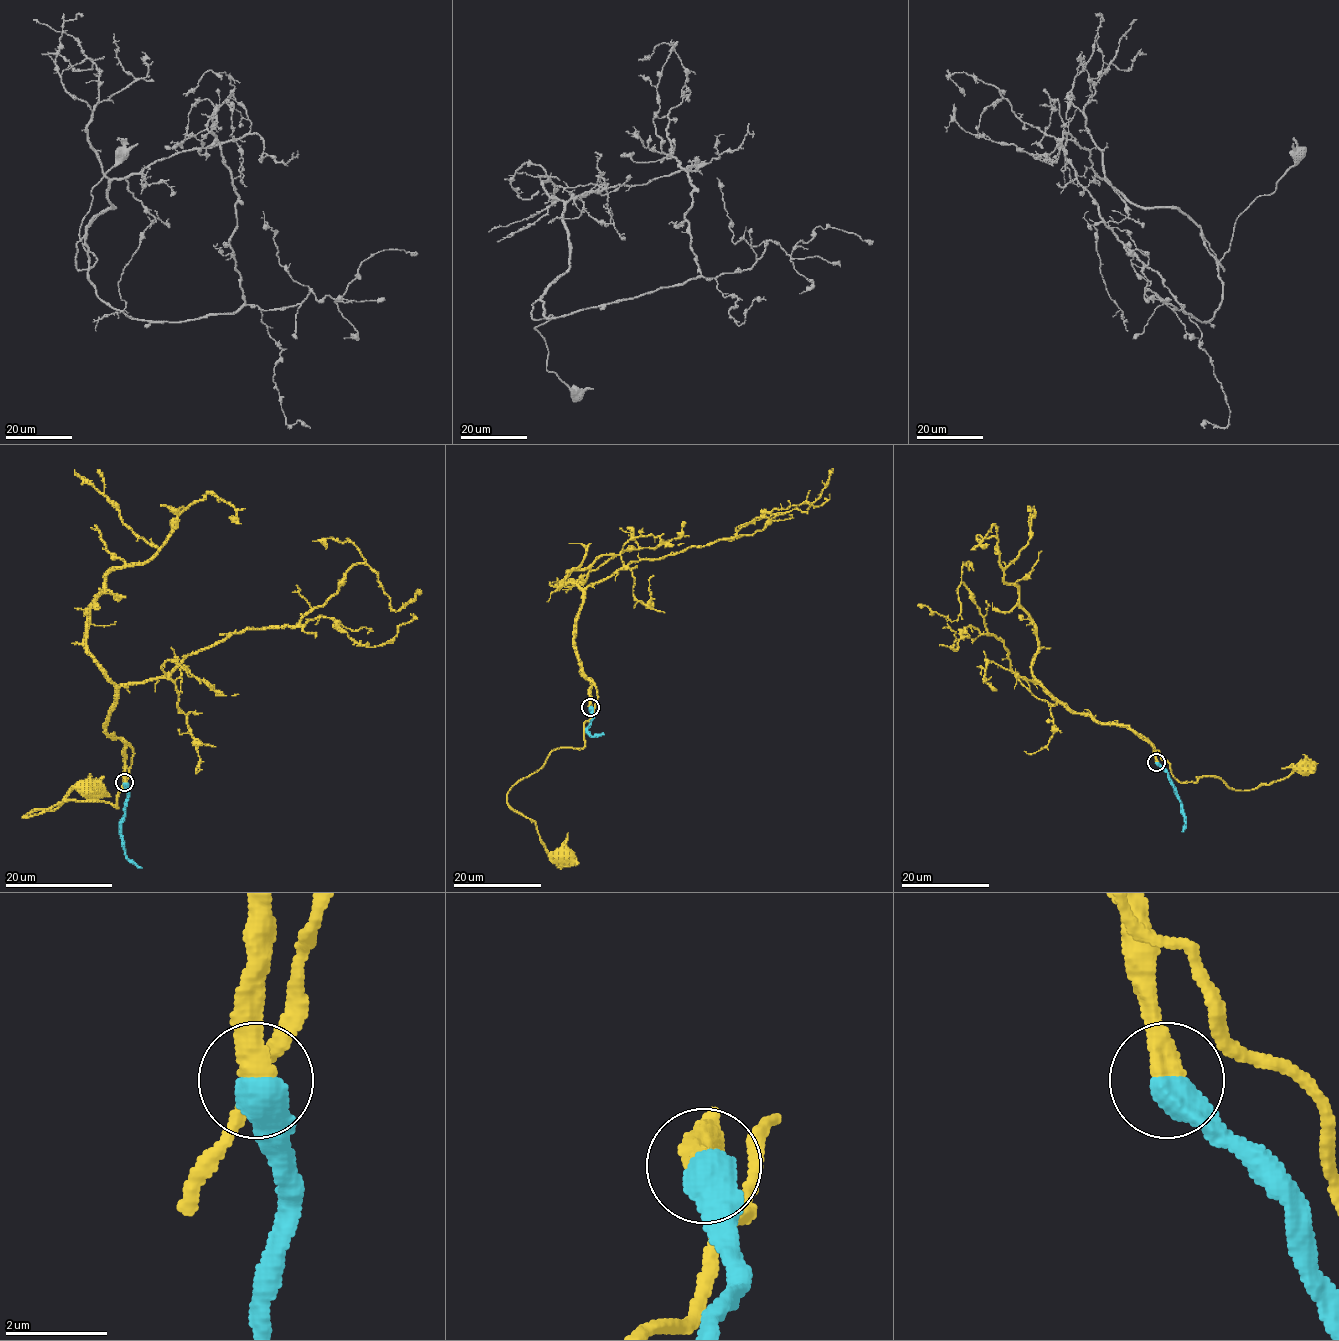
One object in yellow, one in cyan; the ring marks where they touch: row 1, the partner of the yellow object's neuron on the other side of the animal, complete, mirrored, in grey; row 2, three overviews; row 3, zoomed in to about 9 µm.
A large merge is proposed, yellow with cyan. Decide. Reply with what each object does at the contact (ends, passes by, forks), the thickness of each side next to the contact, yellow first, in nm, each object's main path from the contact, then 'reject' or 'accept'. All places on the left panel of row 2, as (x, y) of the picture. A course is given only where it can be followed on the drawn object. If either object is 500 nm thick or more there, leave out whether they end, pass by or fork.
360/600 nm | yellow via (124, 781), (128, 745), (133, 755), (117, 807), (62, 800), (23, 818), (54, 810), (74, 788), (89, 790) | cyan via (124, 783), (127, 804), (121, 824), (121, 843), (125, 855), (142, 867) | accept

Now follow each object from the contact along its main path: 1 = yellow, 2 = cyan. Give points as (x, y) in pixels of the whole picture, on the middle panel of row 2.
1: (590, 707), (584, 746), (555, 749), (507, 794), (561, 856)
2: (590, 707), (592, 719), (588, 731), (591, 735), (604, 733)

